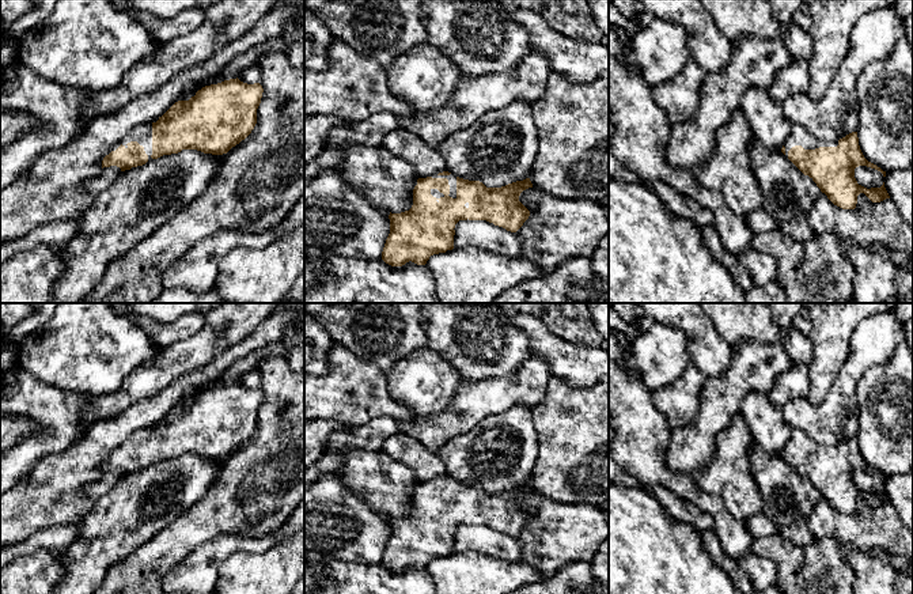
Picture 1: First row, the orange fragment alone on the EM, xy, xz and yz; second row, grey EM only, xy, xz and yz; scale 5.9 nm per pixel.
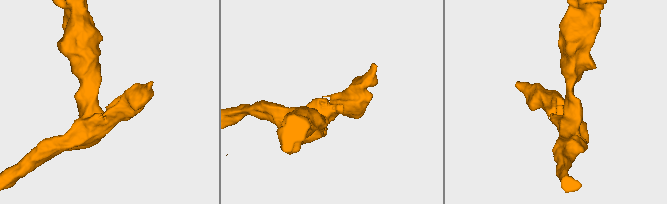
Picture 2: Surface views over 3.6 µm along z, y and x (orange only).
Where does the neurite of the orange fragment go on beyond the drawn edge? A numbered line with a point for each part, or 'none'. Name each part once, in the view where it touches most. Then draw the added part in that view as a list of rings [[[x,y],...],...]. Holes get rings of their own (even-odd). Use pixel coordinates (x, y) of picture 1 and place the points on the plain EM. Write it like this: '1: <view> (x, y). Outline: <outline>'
1: xy (141, 438). Outline: [[[152,427],[143,428],[133,432],[126,440],[124,440],[113,453],[115,455],[121,449],[128,453],[128,447],[137,446],[144,451],[145,458],[148,459],[148,465],[152,465]],[[110,455],[110,457],[111,457]]]

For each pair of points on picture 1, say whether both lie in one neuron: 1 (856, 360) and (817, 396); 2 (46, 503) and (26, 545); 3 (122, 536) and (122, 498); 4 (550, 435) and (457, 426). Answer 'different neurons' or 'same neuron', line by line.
1: different neurons
2: different neurons
3: same neuron
4: different neurons

